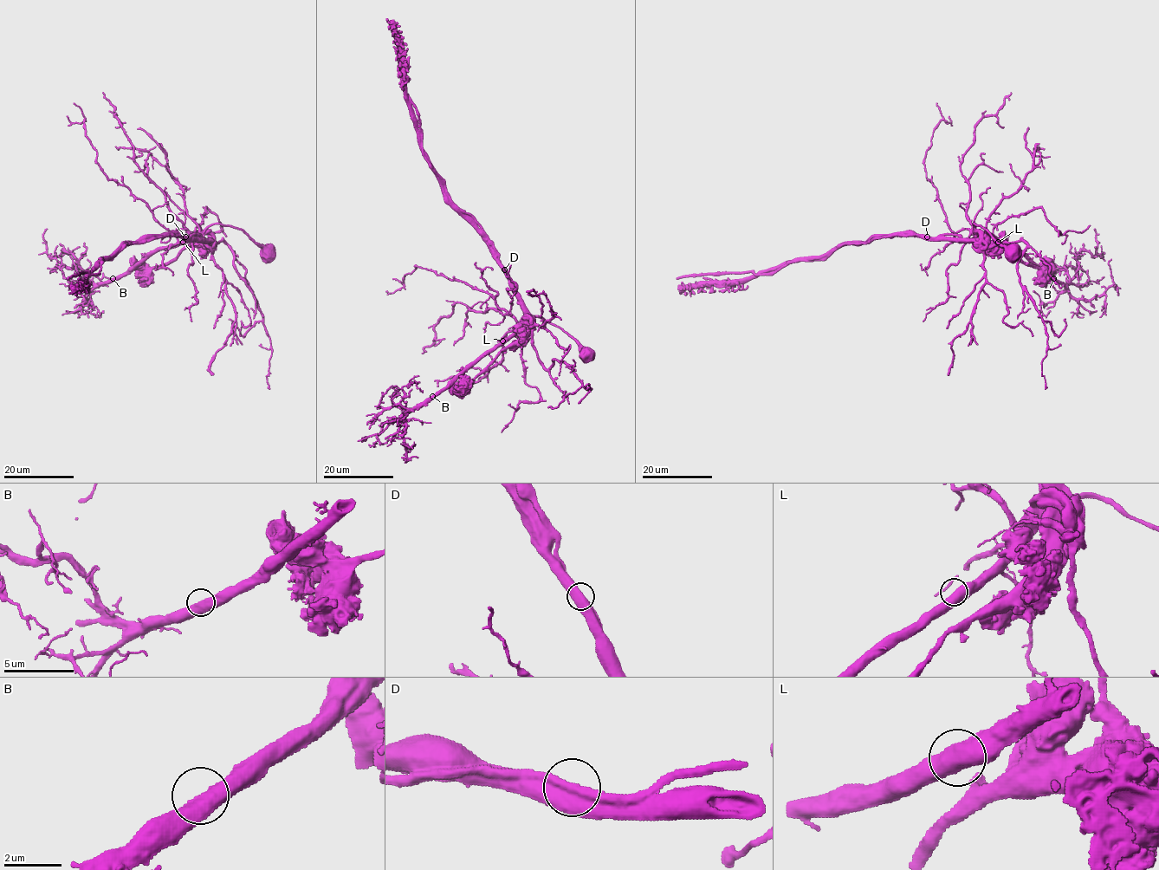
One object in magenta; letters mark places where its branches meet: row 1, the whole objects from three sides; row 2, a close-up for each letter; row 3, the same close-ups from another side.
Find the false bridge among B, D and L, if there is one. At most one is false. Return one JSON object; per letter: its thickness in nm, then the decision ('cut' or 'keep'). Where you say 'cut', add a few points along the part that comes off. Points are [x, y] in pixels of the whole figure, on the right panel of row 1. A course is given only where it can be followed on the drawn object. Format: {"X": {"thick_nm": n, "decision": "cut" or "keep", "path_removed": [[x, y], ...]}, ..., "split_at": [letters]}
{"B": {"thick_nm": 600, "decision": "keep"}, "D": {"thick_nm": 600, "decision": "cut", "path_removed": [[927, 236], [992, 236], [1065, 283], [1078, 268], [1078, 253], [1094, 256], [1094, 229]]}, "L": {"thick_nm": 550, "decision": "keep"}, "split_at": ["D"]}

